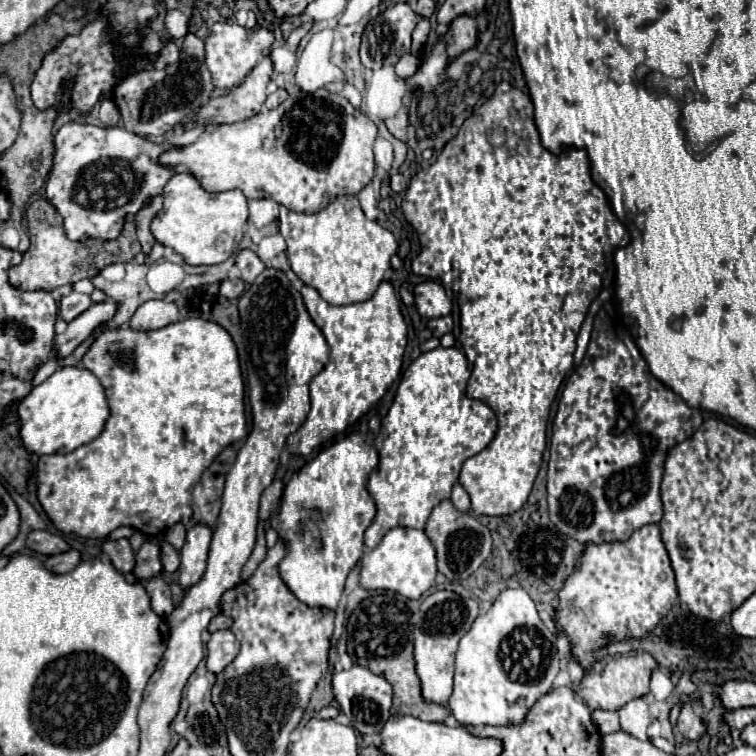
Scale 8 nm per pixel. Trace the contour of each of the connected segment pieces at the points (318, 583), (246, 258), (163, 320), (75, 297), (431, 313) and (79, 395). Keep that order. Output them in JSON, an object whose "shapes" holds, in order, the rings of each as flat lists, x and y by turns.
{"shapes":[[[353,433,345,439,337,441,329,449,321,451,309,465,305,465,297,475,291,477,283,491,281,509,271,517,271,527,287,541,287,555,279,565,281,579,295,593,295,597,311,607,327,607,335,609,349,571,363,557,363,533,371,525,375,517,375,501,365,489,365,481,369,473,377,467,377,451,373,445,367,445,365,435]],[[241,249,235,263,237,263,237,267,239,267,239,271,241,271,241,279,243,279,245,283,253,283,255,277,265,269,263,261,261,261,261,259,257,257,257,253,251,251,251,249]],[[153,299,153,301,143,303,135,311,135,315,129,321,129,327,135,331,151,331,151,329,161,329,177,321,179,321,179,309,175,303]],[[71,291,67,297,61,299,61,305,59,305,61,319,65,319,65,321,69,323,69,321,73,321,75,317,79,317,83,311,87,311,91,305,93,305,93,301,91,301,89,295]],[[423,281,415,287,415,307,421,317,443,317,451,311,451,301,437,281]],[[59,367,49,379,33,387,19,405,21,439,27,451,37,455,69,453,93,441,109,419,109,403,99,379,85,367]]]}

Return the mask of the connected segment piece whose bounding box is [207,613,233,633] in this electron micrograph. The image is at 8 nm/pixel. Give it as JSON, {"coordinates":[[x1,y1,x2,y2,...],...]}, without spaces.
{"coordinates":[[219,613,217,617,213,617,213,621,209,623,207,629,209,629,211,633,215,633,215,631,219,631,219,629,229,629,231,625,233,625,233,619,231,619,231,617,225,617,225,615]]}

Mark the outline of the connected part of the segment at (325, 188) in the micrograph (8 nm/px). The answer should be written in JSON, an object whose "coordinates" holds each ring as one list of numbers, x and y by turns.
{"coordinates":[[319,89,315,93,291,95,277,109,259,113,251,119,231,125,217,125,213,131,201,133,195,143,163,153,159,163,171,165,173,169,187,169,209,193,239,187,247,199,273,197,277,203,285,205,291,211,317,213,339,195,357,195,373,179,375,139,377,125,367,115,355,109,341,95,329,93,327,89]]}

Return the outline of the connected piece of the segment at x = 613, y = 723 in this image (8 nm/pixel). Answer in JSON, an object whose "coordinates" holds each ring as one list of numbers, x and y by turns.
{"coordinates":[[597,709,591,713,593,717,593,723,597,725,597,729,601,733,615,733,619,731,619,713,617,711,603,711,603,709]]}

